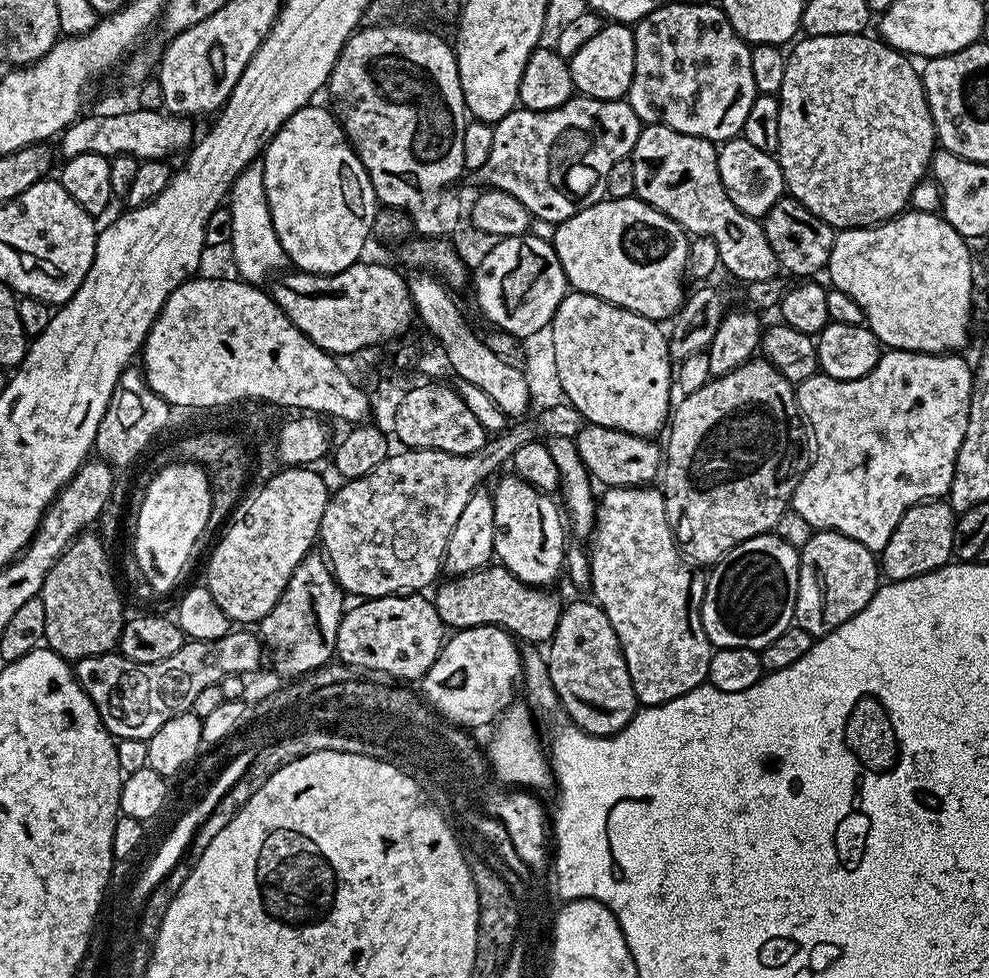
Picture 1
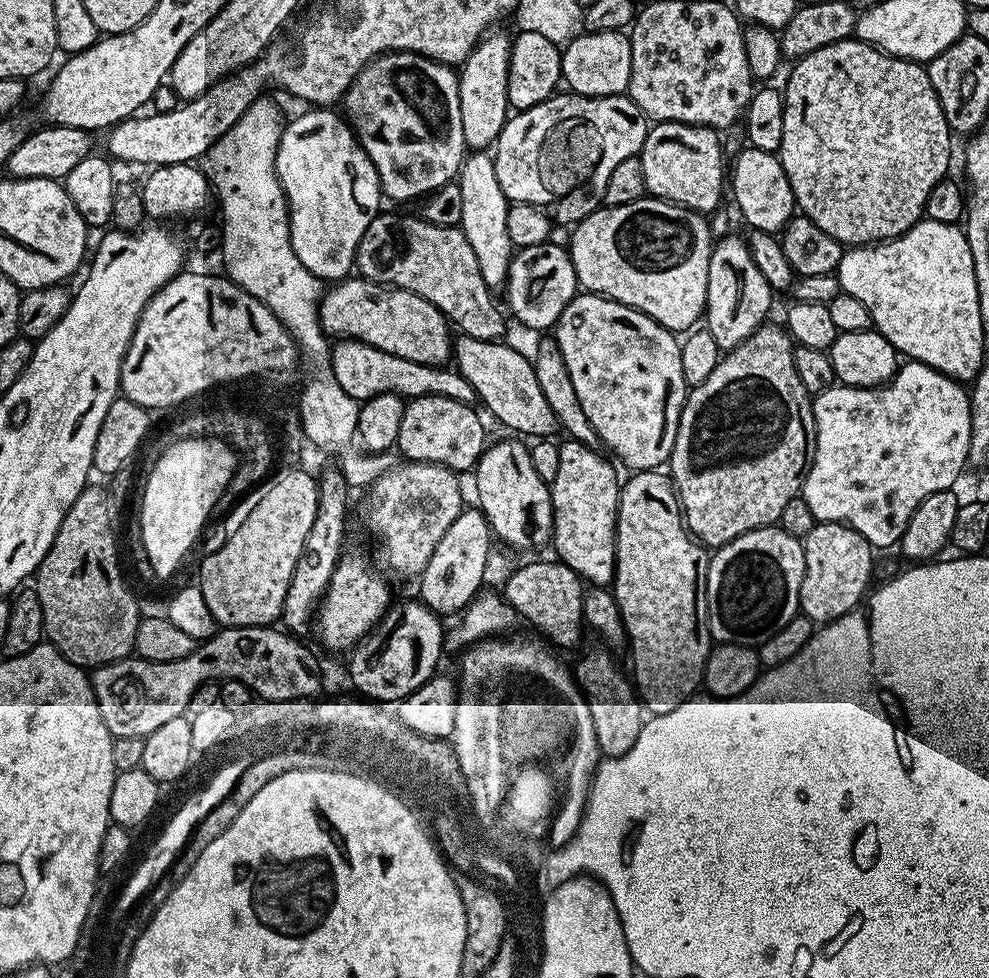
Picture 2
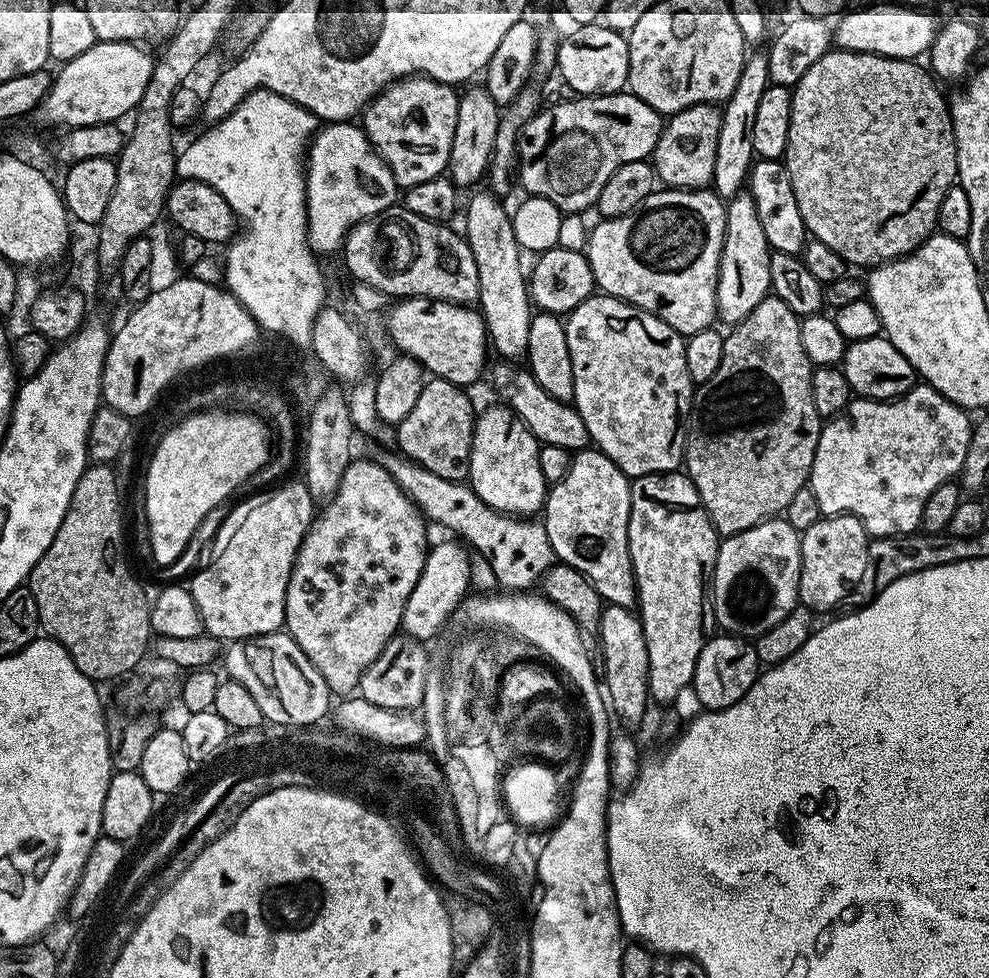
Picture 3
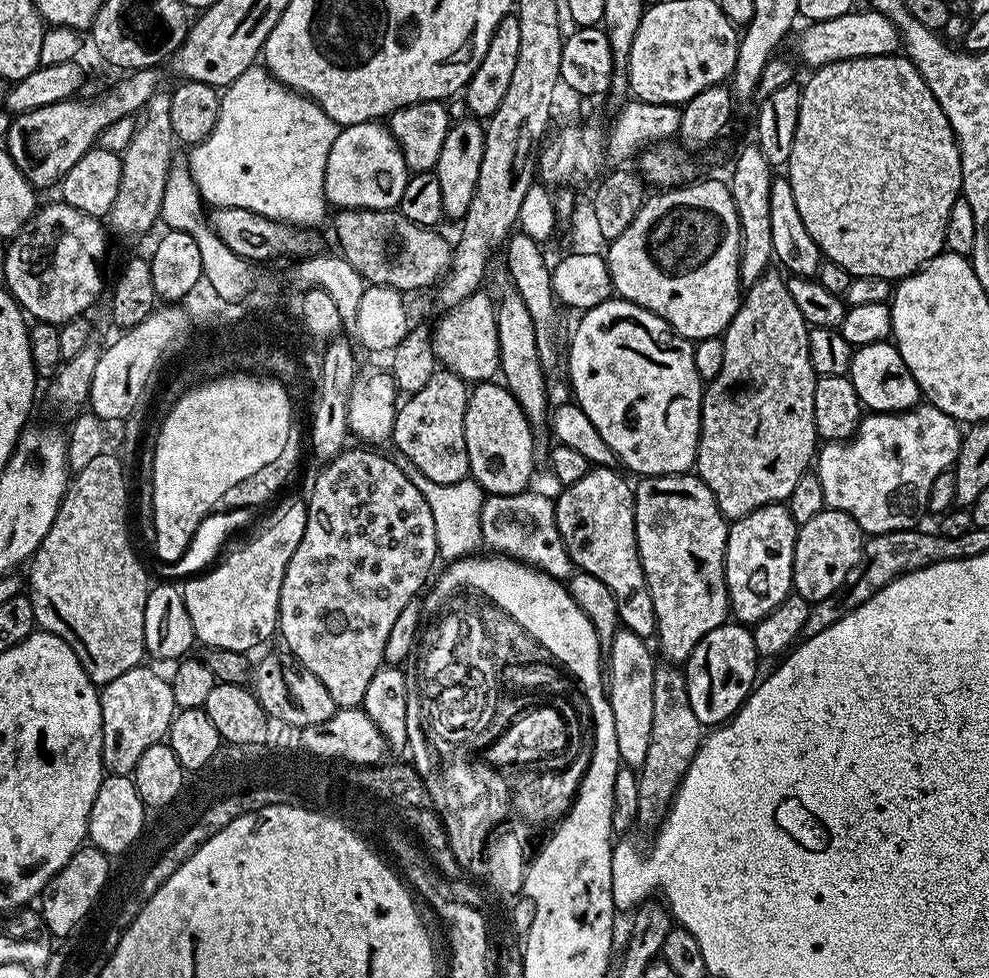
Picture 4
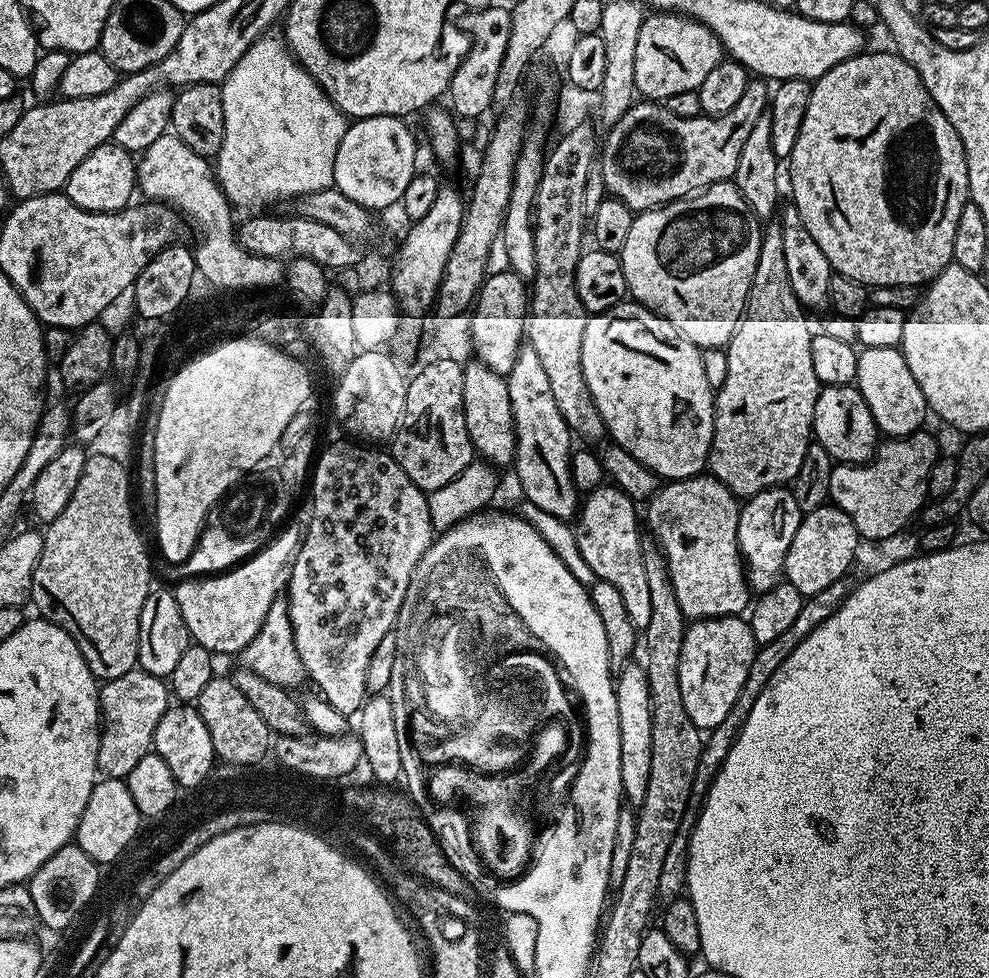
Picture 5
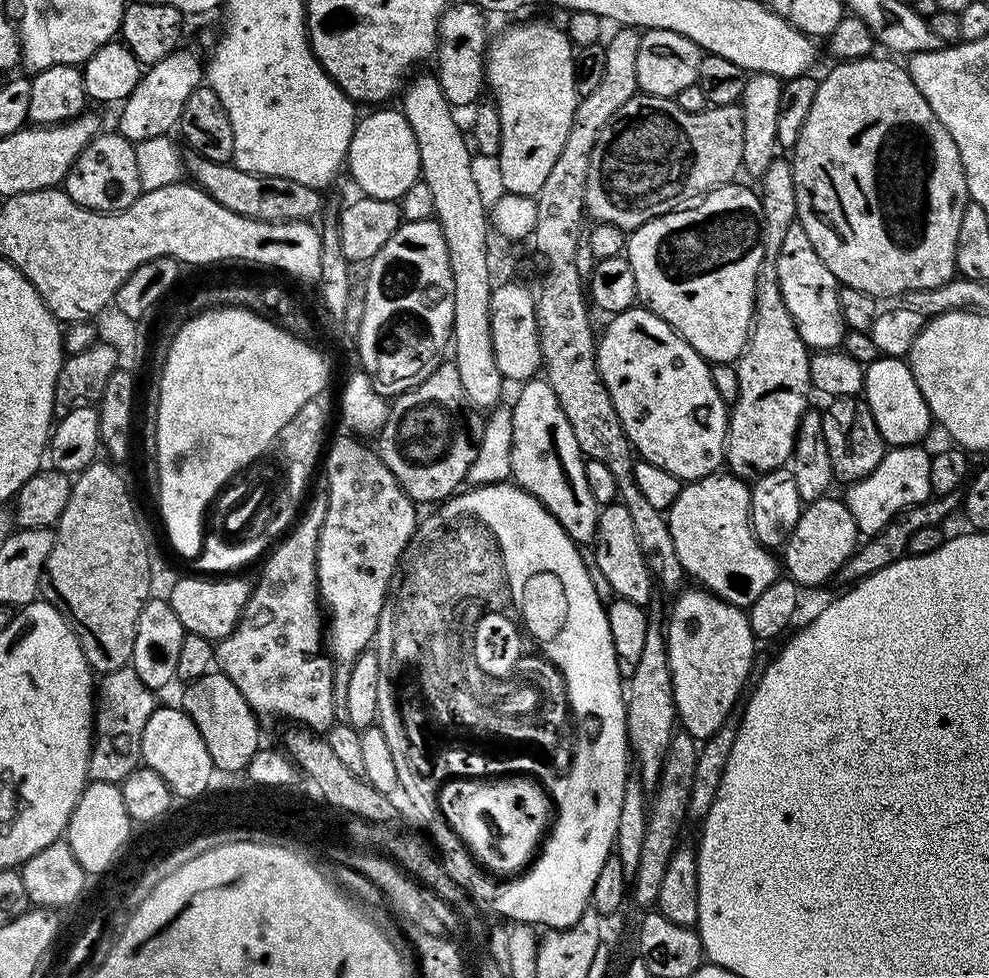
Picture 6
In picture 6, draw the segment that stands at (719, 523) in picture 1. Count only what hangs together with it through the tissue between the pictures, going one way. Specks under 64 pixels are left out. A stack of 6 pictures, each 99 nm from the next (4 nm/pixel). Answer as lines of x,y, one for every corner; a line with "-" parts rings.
777,158
770,162
770,166
759,177
758,195
762,214
762,246
764,257
762,266
758,266
756,279
756,310
752,318
752,331
748,333
748,346
739,360
735,361
738,374
738,398
731,401
728,417
728,442
724,450
724,458
731,475
741,478
755,478
773,472
776,468
785,467
793,459
796,450
796,435
800,429
800,419
804,412
809,411
808,392
813,391
810,378
810,349
804,345
790,312
786,310
786,302
782,302
782,290
778,286
778,250
782,250
782,241
790,226
797,223
796,195
794,194
794,178
792,166
787,159

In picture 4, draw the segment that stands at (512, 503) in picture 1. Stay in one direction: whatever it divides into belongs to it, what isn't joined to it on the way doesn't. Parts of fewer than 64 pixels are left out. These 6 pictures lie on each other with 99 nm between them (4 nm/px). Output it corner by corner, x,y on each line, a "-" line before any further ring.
480,382
469,391
466,406
466,454
468,455
468,471
471,479
477,480
485,493
491,495
516,495
525,491
532,480
532,471
536,468
536,444
532,441
533,421
518,406
514,394
500,382

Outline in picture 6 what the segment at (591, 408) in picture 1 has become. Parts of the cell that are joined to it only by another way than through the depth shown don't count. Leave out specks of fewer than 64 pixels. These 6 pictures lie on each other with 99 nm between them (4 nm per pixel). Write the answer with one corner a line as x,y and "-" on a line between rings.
643,306
617,312
609,320
612,321
596,341
596,365
635,455
648,464
670,470
682,482
713,475
719,469
716,467
725,463
730,408
718,390
714,390
709,361
699,356
662,317

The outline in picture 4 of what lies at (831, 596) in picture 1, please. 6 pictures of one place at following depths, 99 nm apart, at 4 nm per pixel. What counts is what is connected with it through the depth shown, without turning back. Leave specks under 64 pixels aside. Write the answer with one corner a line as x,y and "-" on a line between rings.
825,507
823,512
814,514
805,524
799,525
794,546
794,566
792,567
792,587
795,595
815,602
830,598
838,586
859,564
864,553
866,533
854,522
850,514
837,508

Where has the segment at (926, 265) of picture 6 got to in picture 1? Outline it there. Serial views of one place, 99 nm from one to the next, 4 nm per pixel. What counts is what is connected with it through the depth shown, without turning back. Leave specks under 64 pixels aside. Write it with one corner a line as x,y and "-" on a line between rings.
868,35
797,39
791,45
792,52
787,53
786,75
778,93
778,146
774,155
780,161
787,195
837,230
872,228
905,211
914,186
929,175
932,154
938,148
924,81
912,65
915,63
875,35

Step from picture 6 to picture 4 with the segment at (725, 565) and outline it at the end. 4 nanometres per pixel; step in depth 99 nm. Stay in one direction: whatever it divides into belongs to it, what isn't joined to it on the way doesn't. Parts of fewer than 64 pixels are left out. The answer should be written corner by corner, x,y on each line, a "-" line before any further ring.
695,474
646,476
639,483
640,485
637,483
634,488
636,498
636,541
638,542
638,554
642,562
644,577
650,590
650,598
654,602
654,614
656,615
655,639
657,641
660,640
660,652
664,655
661,657
673,665
680,666
687,661
688,655
694,650
694,646
698,646
698,642
702,642
702,638
706,638
706,634
710,634
710,630
714,630
729,619
730,609
728,606
728,587
726,586
726,578
724,577
724,555
726,554
726,546
728,545
730,524
729,521
725,520
712,491

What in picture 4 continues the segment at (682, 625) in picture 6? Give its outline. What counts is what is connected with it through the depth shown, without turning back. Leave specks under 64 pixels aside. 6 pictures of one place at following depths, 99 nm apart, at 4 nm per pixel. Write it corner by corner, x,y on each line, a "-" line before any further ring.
739,622
720,624
688,655
686,675
688,677
688,697
690,706
698,722
705,726
719,726
732,719
740,710
740,705
748,699
757,683
756,663
751,631

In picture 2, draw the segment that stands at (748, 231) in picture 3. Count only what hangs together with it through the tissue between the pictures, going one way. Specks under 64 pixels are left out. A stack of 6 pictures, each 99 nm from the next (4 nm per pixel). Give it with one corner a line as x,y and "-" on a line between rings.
733,234
719,237
713,243
710,254
708,289
706,290
706,327
710,334
714,334
714,342
718,342
720,349
731,350
742,342
746,342
746,338
750,338
750,334
754,334
754,330
758,330
761,324
769,319
768,311
772,308
772,296
774,297
774,290
766,282
762,270
758,270
747,239
739,240

